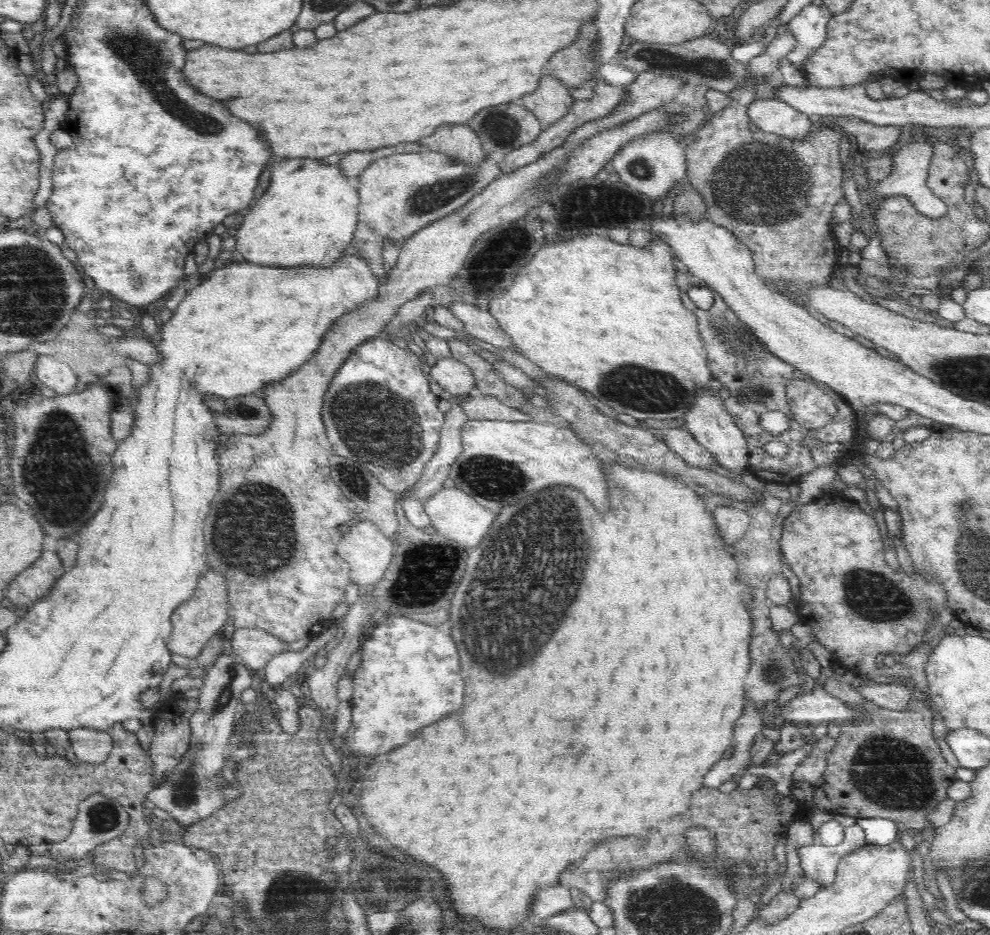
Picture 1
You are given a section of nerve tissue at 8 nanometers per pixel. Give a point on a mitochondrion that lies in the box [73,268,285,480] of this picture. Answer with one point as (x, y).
(242, 410)

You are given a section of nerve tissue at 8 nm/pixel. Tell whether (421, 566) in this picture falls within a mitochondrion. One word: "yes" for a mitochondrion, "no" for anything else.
yes

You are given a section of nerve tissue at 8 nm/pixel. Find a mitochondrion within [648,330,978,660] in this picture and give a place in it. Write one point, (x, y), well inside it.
(870, 595)

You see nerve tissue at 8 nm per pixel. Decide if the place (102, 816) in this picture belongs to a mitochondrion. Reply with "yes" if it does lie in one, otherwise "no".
yes

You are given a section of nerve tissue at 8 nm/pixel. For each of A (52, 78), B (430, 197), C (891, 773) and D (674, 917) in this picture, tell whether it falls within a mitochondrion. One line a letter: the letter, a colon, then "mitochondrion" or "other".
A: other
B: mitochondrion
C: mitochondrion
D: mitochondrion

